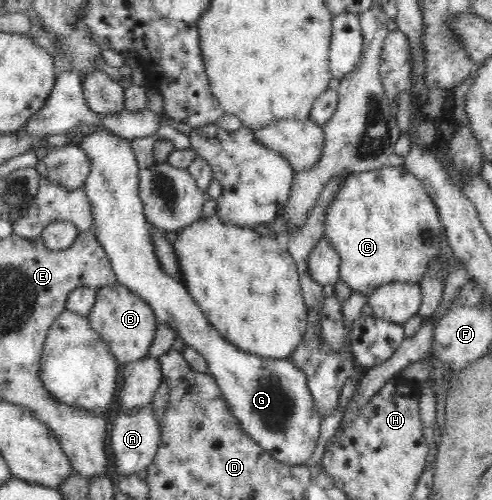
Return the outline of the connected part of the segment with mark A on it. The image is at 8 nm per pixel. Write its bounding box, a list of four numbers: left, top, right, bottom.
[111,406,161,476]

